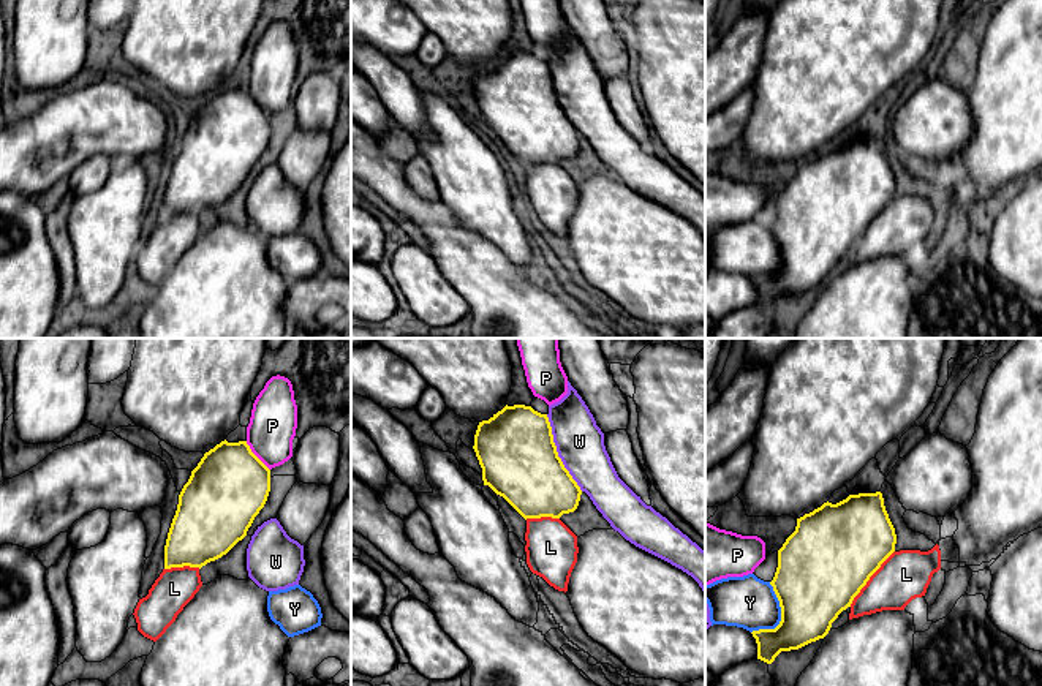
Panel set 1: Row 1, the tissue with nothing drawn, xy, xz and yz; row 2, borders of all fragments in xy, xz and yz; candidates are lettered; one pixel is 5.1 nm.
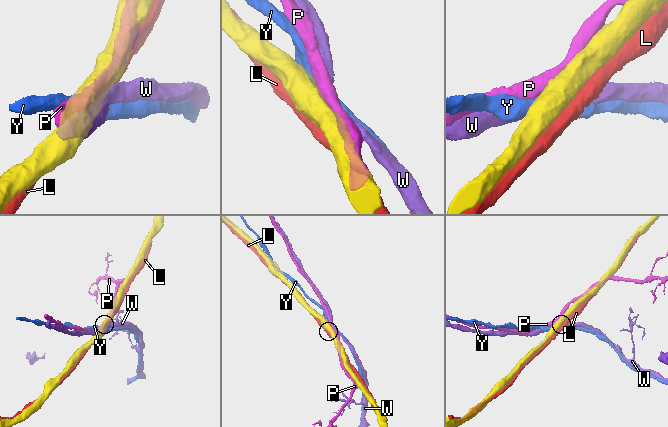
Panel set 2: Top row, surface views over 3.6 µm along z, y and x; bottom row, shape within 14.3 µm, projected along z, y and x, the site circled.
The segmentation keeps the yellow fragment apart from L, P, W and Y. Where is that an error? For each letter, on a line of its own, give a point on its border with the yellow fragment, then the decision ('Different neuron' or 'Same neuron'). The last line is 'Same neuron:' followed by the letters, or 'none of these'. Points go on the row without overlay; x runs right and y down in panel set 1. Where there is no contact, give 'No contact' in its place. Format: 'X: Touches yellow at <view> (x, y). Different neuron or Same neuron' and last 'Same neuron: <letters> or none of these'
L: Touches yellow at yz (868, 225). Same neuron
P: Touches yellow at xy (255, 101). Different neuron
W: Touches yellow at xz (557, 98). Different neuron
Y: Touches yellow at yz (781, 263). Different neuron
Same neuron: L

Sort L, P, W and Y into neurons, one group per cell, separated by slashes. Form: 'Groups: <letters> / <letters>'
Groups: L / P / W / Y

